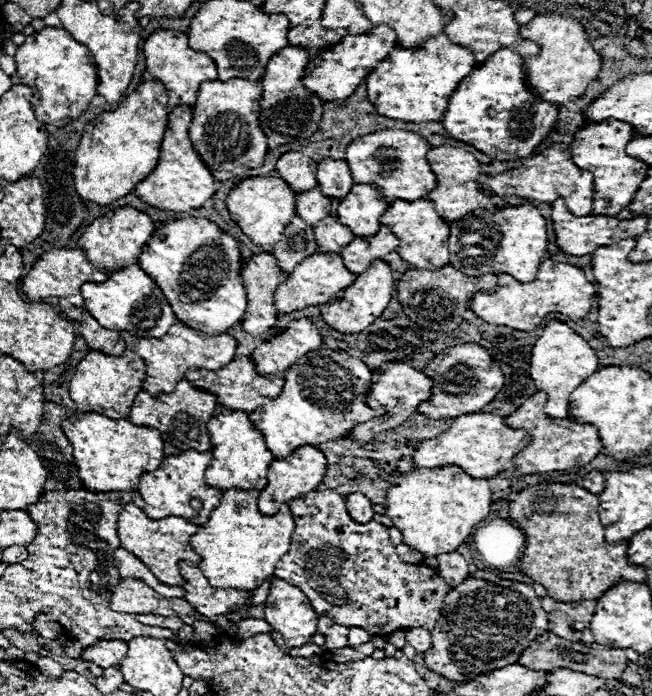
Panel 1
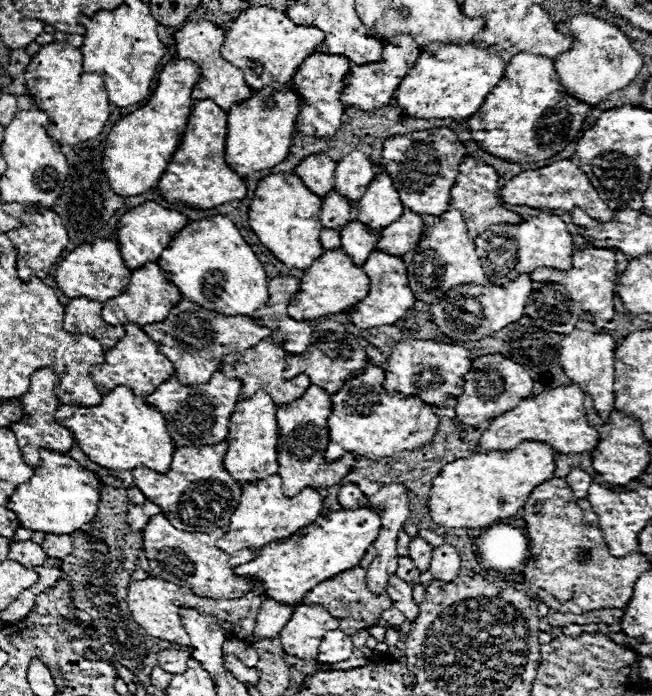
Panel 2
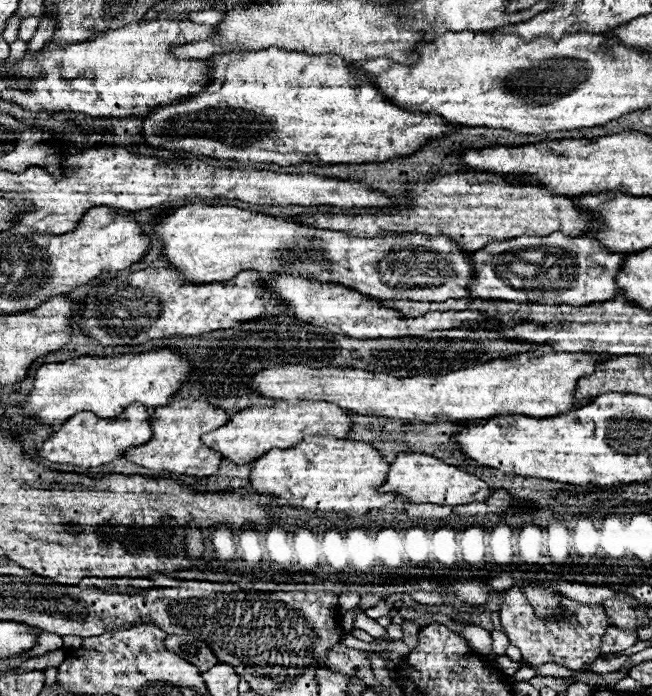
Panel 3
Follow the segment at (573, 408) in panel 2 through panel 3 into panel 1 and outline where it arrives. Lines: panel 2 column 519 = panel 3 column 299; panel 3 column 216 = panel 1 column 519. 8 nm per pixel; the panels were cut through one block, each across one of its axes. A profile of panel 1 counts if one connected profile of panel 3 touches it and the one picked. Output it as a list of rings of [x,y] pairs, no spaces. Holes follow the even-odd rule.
[[[492,412],[464,414],[454,420],[454,424],[432,440],[424,440],[414,452],[414,468],[440,468],[440,466],[460,466],[474,478],[492,478],[498,472],[512,466],[512,458],[532,442],[526,430],[510,428],[502,416]]]

